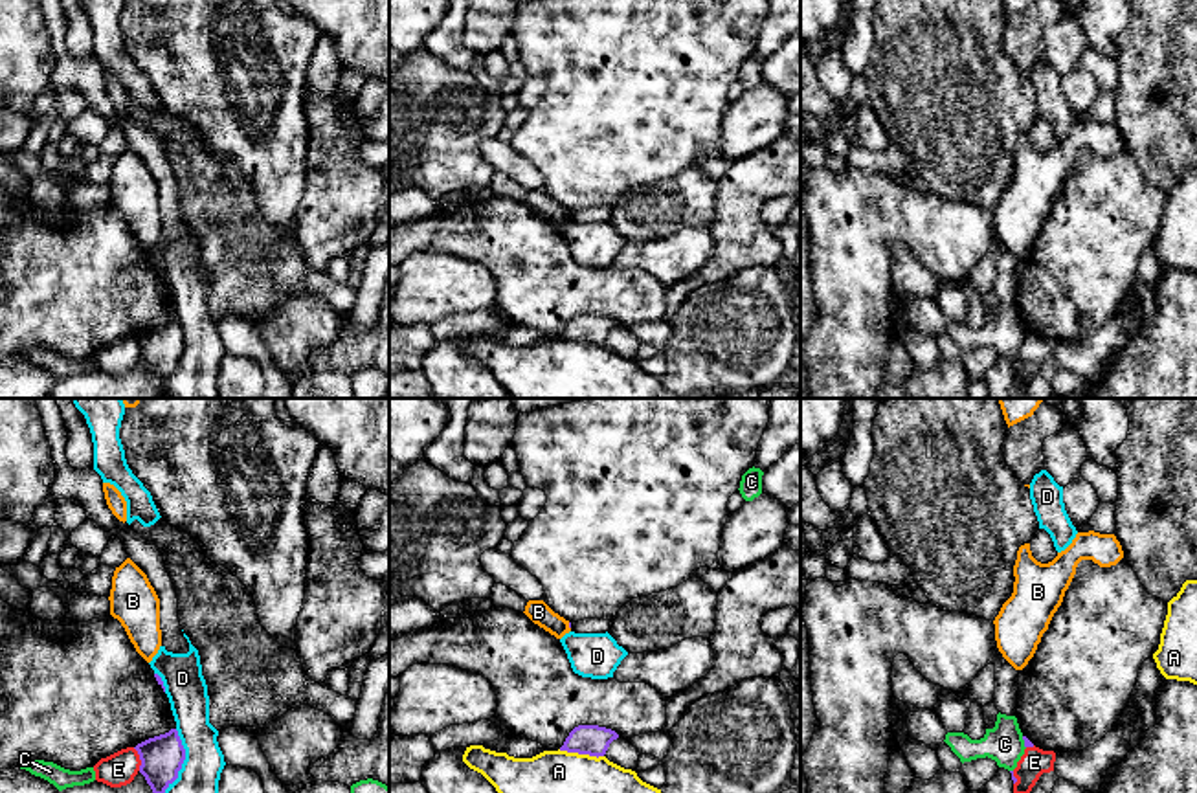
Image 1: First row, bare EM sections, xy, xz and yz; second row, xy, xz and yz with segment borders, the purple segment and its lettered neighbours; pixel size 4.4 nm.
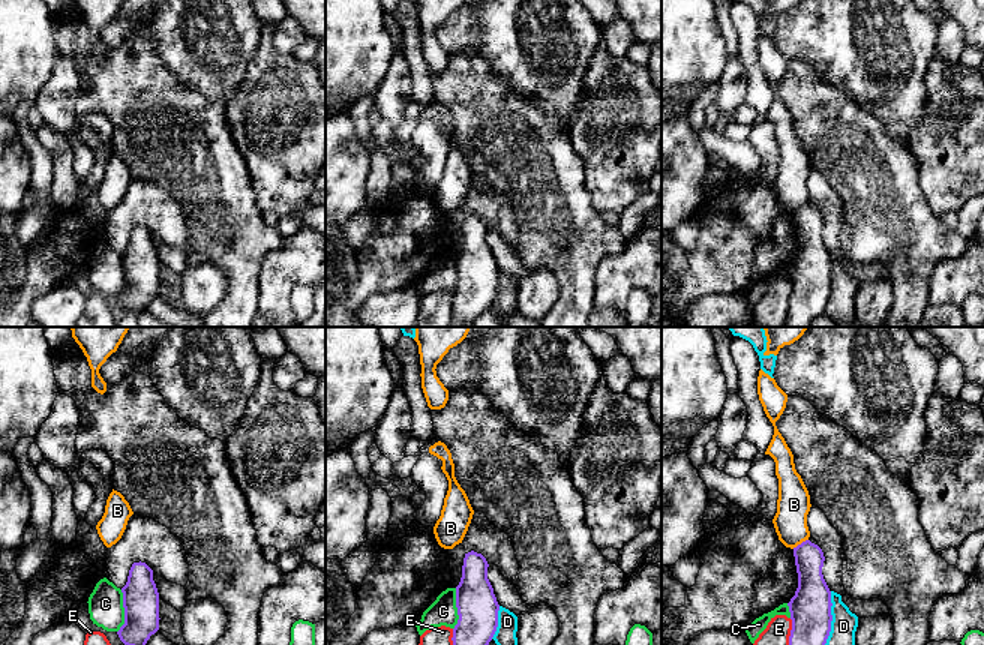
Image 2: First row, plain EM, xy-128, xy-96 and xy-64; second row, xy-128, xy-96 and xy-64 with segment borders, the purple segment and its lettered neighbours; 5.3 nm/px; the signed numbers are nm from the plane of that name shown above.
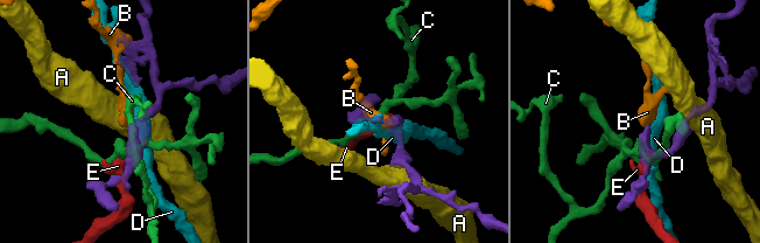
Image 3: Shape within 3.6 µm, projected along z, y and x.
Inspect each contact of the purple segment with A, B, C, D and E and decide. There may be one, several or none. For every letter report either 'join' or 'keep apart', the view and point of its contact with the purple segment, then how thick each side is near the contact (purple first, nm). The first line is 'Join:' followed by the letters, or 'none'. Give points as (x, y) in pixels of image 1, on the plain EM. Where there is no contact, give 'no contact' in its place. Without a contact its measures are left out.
Join: none
A: keep apart; meets purple in xz at (581, 342); 140 nm thick on the purple side, 480 nm on the other
B: keep apart; meets purple in xz at (570, 215); 20 nm thick on the purple side, 100 nm on the other
C: keep apart; meets purple in yz at (1025, 331); 30 nm thick on the purple side, 170 nm on the other
D: keep apart; meets purple in xy at (182, 351); 190 nm thick on the purple side, 200 nm on the other
E: keep apart; meets purple in xy at (140, 347); 190 nm thick on the purple side, 150 nm on the other

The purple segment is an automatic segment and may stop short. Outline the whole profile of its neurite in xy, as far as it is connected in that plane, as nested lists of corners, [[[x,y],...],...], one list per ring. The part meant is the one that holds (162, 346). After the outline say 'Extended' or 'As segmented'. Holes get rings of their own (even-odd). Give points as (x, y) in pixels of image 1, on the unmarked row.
[[[176,318],[149,327],[134,336],[140,343],[140,362],[145,365],[152,382],[163,385],[165,378],[178,367],[185,349],[185,338]]]. As segmented

